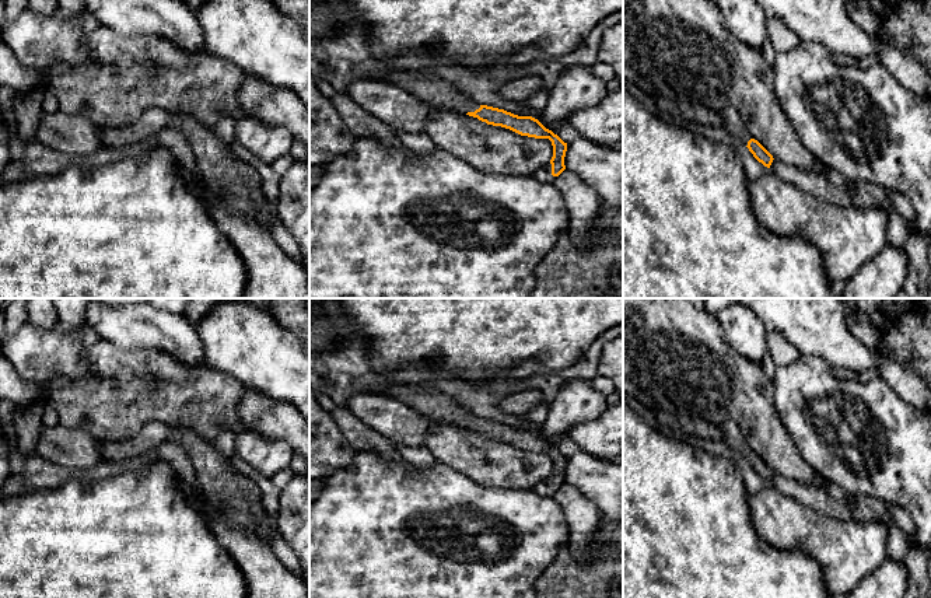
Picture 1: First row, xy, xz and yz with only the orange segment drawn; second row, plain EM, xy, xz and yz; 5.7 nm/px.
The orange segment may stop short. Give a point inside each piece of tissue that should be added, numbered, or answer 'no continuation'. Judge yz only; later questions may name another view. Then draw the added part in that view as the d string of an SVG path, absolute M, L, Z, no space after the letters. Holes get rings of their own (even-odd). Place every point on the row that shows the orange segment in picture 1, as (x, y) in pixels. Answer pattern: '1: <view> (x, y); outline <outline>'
1: yz (732, 122); outline M727 106L721 112L721 116L724 120L722 126L727 129L728 134L734 136L736 140L748 146L748 141L753 137L750 136L745 123L742 122L739 112L732 106Z

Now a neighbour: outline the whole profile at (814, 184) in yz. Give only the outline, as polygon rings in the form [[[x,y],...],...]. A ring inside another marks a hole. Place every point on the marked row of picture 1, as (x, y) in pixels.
[[[777,158],[773,160],[769,169],[819,200],[841,207],[854,206],[850,195],[843,186],[830,182],[826,176],[818,172],[791,167]]]

